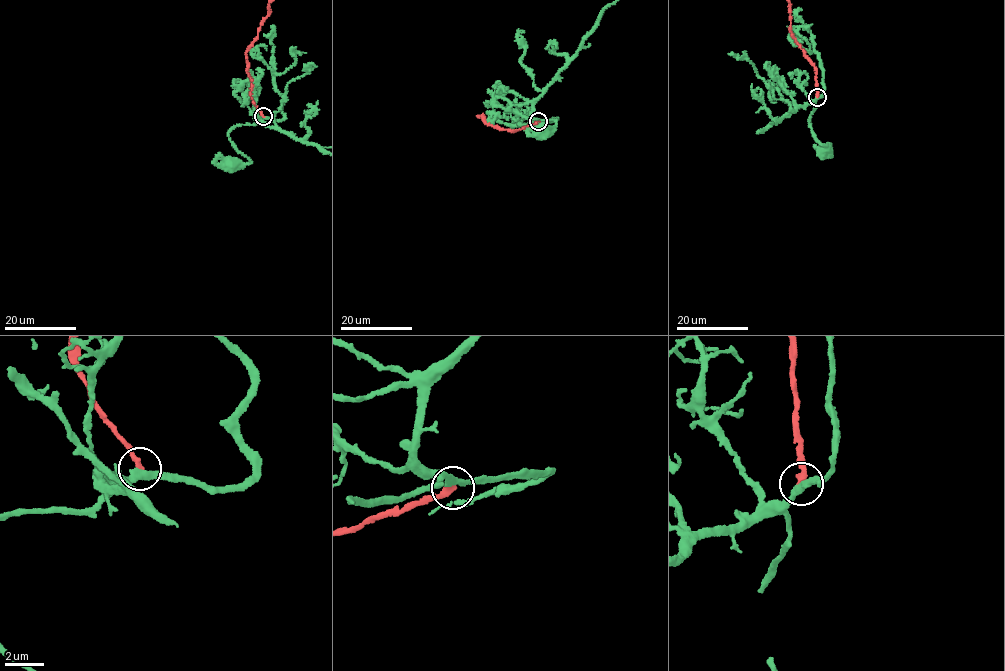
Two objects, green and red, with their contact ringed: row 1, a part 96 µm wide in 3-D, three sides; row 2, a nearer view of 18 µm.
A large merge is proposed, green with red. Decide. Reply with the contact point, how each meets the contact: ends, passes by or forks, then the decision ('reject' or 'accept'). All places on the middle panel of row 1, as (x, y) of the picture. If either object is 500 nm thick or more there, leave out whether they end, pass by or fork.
place (538, 121); green passes by; red ends; reject

